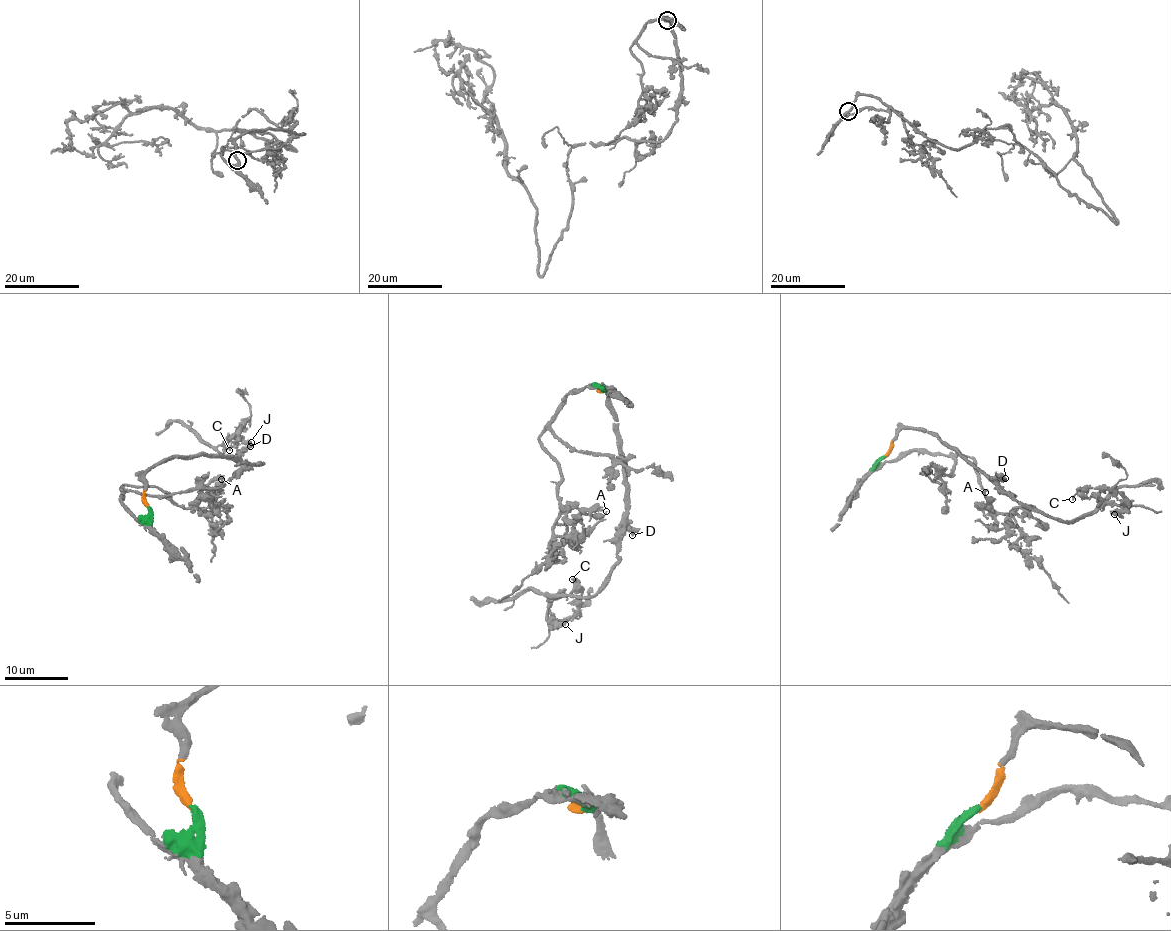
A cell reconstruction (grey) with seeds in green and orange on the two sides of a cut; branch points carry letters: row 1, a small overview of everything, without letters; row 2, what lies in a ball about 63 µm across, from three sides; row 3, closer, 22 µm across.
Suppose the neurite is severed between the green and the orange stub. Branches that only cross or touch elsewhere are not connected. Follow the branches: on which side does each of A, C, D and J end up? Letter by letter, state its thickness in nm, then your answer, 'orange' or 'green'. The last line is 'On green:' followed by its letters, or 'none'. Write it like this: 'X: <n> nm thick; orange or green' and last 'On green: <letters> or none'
A: 110 nm thick; green
C: 160 nm thick; orange
D: 440 nm thick; orange
J: 340 nm thick; orange
On green: A

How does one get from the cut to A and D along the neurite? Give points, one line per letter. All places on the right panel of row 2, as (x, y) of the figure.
A: (884, 456), (878, 461), (916, 451), (971, 457), (991, 511), (987, 509), (991, 504), (984, 492)
D: (884, 458), (901, 430), (919, 430), (939, 434), (942, 442), (960, 451), (963, 458), (989, 477), (1005, 478)

